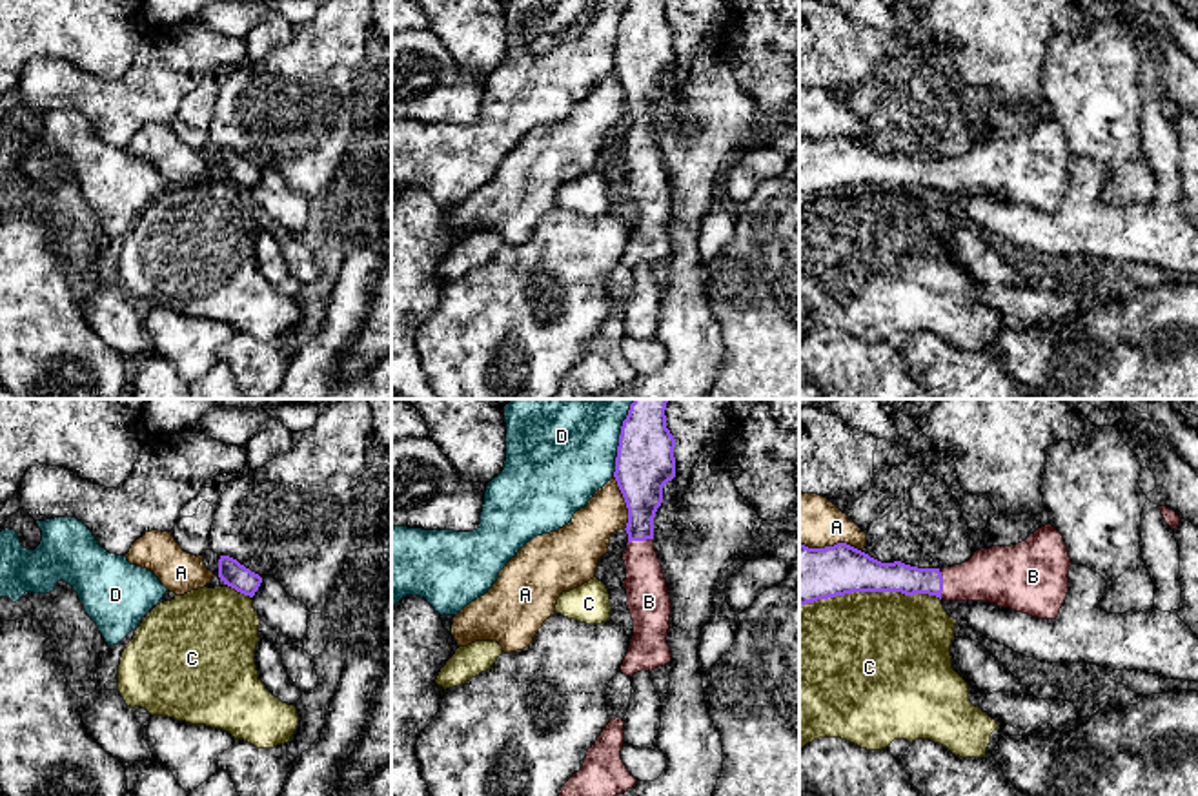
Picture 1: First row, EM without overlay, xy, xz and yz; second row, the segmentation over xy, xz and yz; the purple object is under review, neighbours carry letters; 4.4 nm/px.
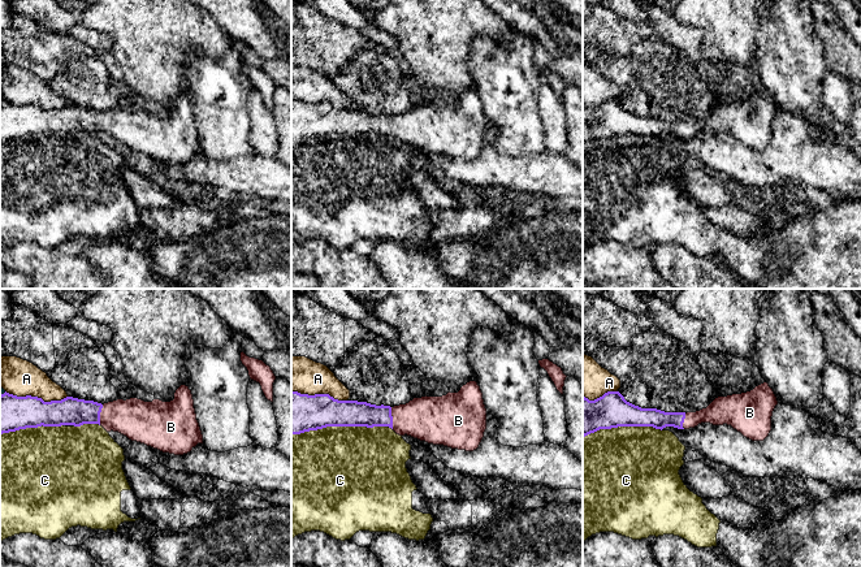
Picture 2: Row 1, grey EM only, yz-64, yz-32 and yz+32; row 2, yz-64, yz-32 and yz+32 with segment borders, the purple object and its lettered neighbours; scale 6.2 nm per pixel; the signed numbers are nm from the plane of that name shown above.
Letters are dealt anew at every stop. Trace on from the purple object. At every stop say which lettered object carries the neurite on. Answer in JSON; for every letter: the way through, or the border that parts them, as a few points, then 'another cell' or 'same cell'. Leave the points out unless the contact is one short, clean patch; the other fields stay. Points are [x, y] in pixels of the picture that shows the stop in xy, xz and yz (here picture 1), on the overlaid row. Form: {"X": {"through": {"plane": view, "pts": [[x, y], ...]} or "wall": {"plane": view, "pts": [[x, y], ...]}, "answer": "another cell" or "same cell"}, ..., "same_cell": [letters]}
{"A": {"answer": "another cell"}, "B": {"through": {"plane": "yz", "pts": [[896, 576], [942, 583], [962, 583], [996, 574]]}, "answer": "same cell"}, "C": {"answer": "another cell"}, "D": {"answer": "another cell"}, "same_cell": ["B"]}

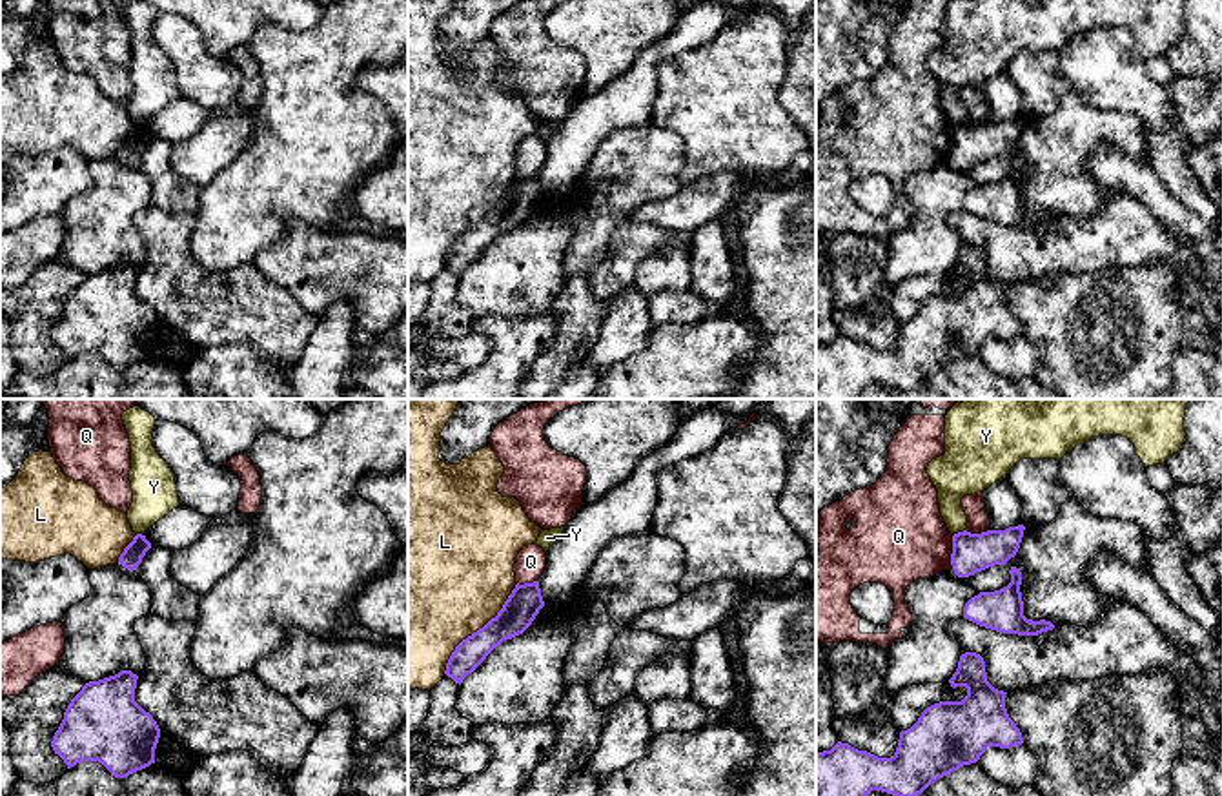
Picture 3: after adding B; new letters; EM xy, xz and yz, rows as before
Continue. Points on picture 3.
{"L": {"answer": "another cell"}, "Q": {"wall": {"plane": "yz", "pts": [[953, 536], [951, 567]]}, "answer": "another cell"}, "Y": {"wall": {"plane": "yz", "pts": [[966, 529], [955, 534]]}, "answer": "another cell"}, "same_cell": []}

